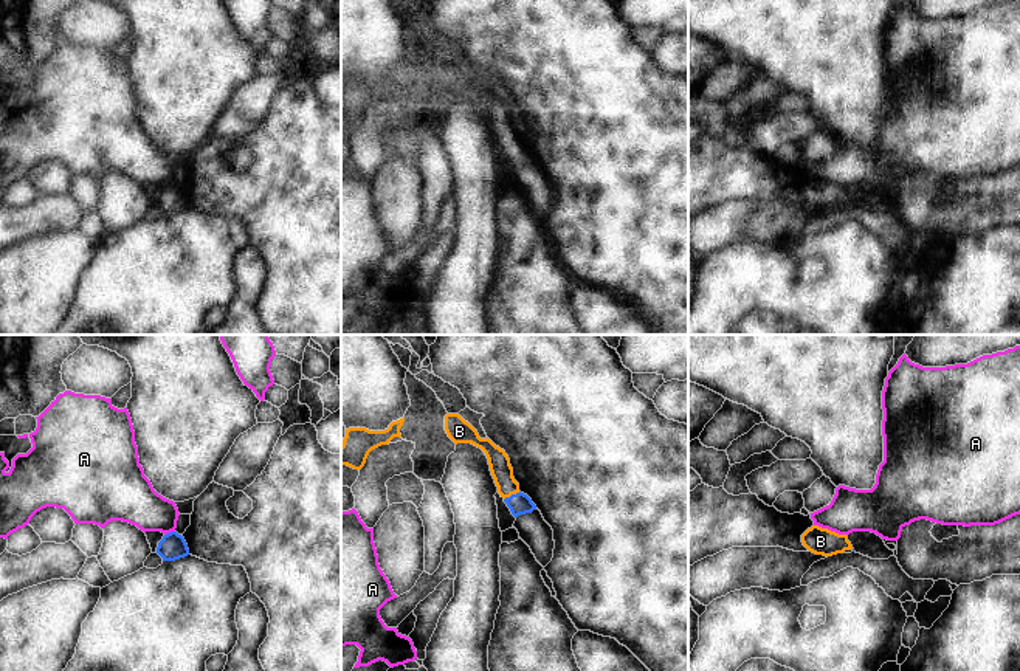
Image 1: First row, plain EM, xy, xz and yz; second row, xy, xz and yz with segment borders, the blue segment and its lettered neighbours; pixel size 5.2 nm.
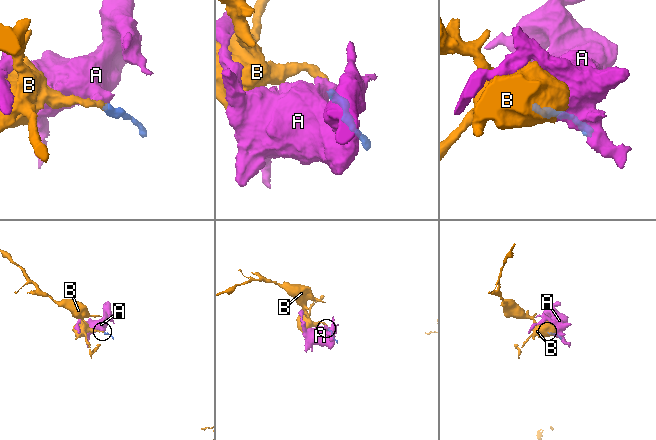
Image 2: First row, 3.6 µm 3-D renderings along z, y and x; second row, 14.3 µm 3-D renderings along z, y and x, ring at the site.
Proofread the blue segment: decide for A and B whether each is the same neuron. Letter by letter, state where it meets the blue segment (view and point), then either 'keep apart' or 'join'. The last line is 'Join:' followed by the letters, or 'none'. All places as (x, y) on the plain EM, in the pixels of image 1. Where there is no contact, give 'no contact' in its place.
A: xy (171, 185) | keep apart
B: xz (512, 147) | join
Join: B

